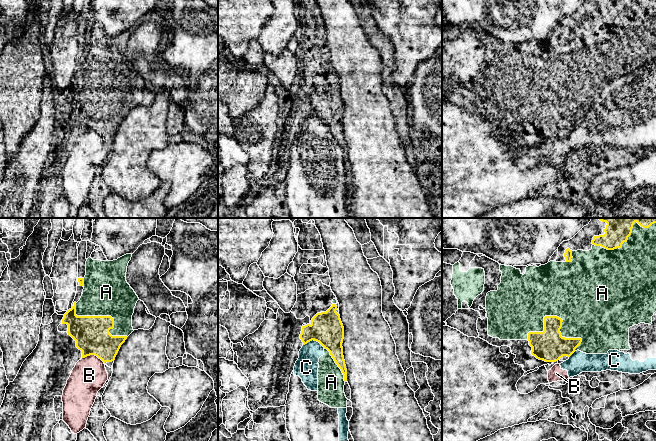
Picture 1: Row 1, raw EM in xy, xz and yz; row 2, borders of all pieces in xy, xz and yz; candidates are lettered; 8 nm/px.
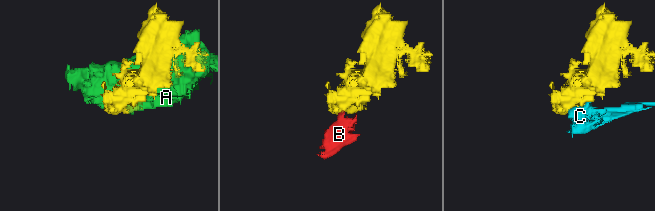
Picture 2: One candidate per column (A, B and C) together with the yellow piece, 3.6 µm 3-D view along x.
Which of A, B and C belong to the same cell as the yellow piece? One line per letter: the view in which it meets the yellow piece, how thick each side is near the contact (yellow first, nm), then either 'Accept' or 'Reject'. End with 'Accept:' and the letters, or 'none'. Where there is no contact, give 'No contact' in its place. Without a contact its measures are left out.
A: Touches yellow in yz. Thickness 260 nm (yellow) against 480 nm. Reject
B: Touches yellow in xy. Thickness 280 nm (yellow) against 280 nm. Reject
C: Touches yellow in xz. Thickness 260 nm (yellow) against 190 nm. Reject
Accept: none

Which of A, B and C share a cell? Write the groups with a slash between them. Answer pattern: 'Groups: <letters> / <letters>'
Groups: A / B C

